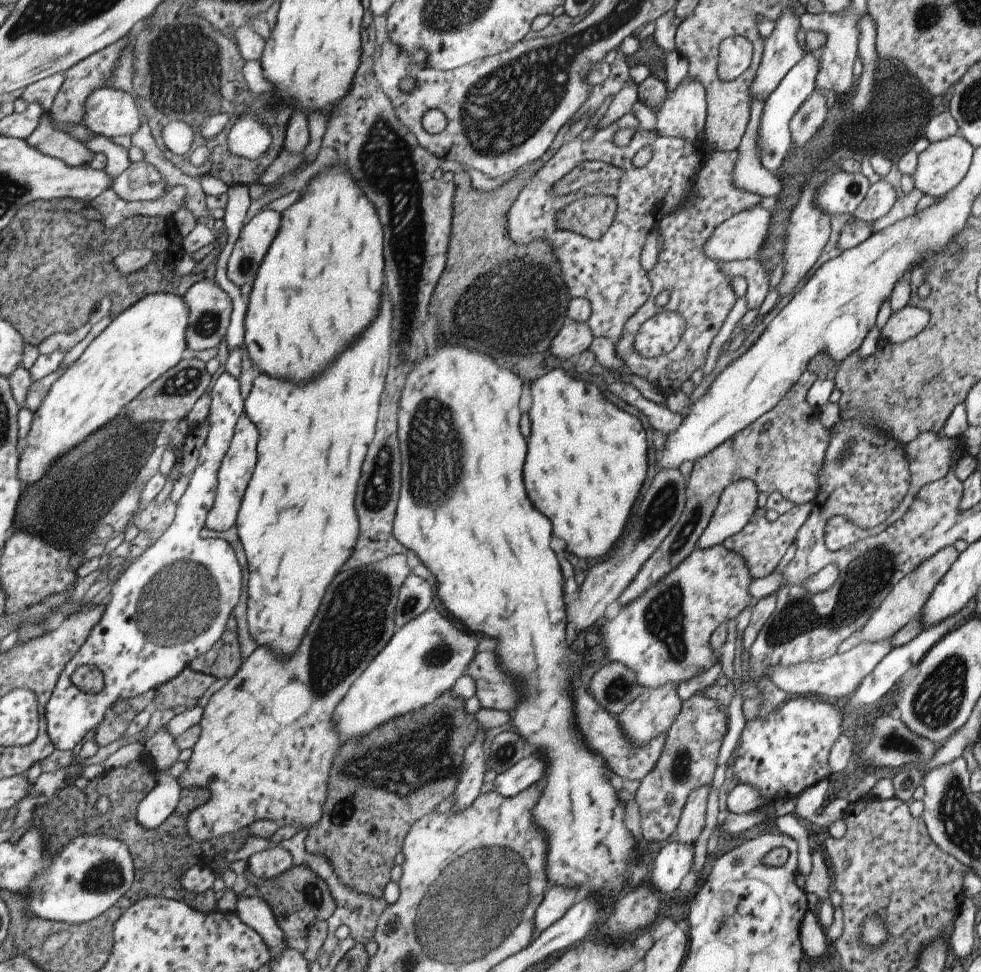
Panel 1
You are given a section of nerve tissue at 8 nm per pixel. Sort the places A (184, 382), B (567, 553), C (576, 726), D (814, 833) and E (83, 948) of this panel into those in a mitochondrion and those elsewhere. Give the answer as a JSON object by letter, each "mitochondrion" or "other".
{"A":"mitochondrion","B":"other","C":"other","D":"other","E":"mitochondrion"}

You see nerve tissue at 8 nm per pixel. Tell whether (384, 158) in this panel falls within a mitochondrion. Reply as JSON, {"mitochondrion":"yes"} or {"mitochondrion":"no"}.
{"mitochondrion":"yes"}

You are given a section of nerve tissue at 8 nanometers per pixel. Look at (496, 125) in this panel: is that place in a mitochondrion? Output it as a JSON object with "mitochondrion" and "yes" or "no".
{"mitochondrion":"yes"}

